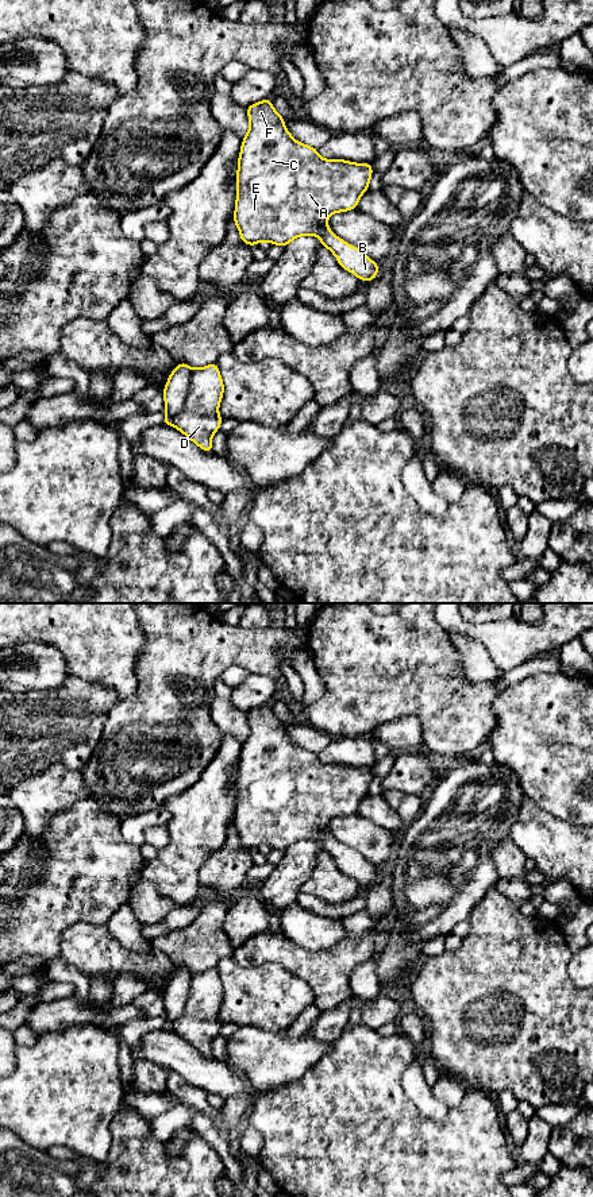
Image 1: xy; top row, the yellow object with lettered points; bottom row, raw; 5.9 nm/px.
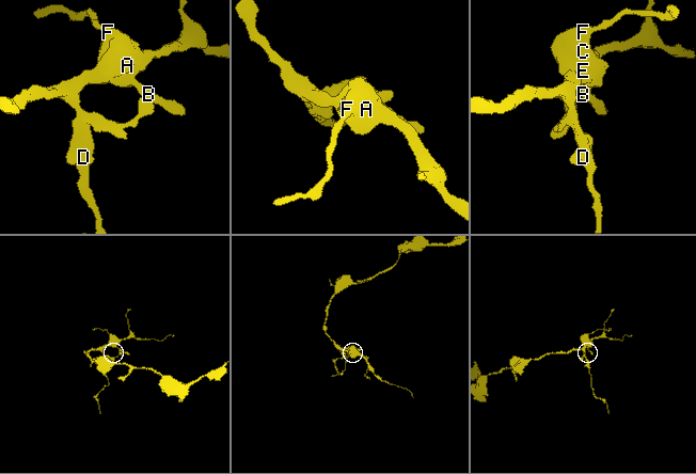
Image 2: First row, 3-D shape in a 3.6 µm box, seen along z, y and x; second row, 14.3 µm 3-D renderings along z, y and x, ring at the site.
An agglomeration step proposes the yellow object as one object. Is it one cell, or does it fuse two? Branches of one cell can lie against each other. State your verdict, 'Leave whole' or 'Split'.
Split

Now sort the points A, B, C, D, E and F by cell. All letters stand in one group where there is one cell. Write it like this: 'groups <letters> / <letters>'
groups A B C E F / D

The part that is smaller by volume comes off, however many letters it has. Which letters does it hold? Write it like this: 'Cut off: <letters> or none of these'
Cut off: D

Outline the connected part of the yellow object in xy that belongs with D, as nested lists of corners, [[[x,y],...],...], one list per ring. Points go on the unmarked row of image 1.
[[[216,968],[193,973],[185,1008],[173,1024],[173,1031],[204,1057],[212,1057],[212,1040],[223,1026],[219,1020],[223,997],[224,989]]]

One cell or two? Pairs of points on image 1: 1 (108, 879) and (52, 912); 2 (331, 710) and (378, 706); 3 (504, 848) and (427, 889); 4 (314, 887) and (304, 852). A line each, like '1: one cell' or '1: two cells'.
1: one cell
2: one cell
3: two cells
4: two cells

